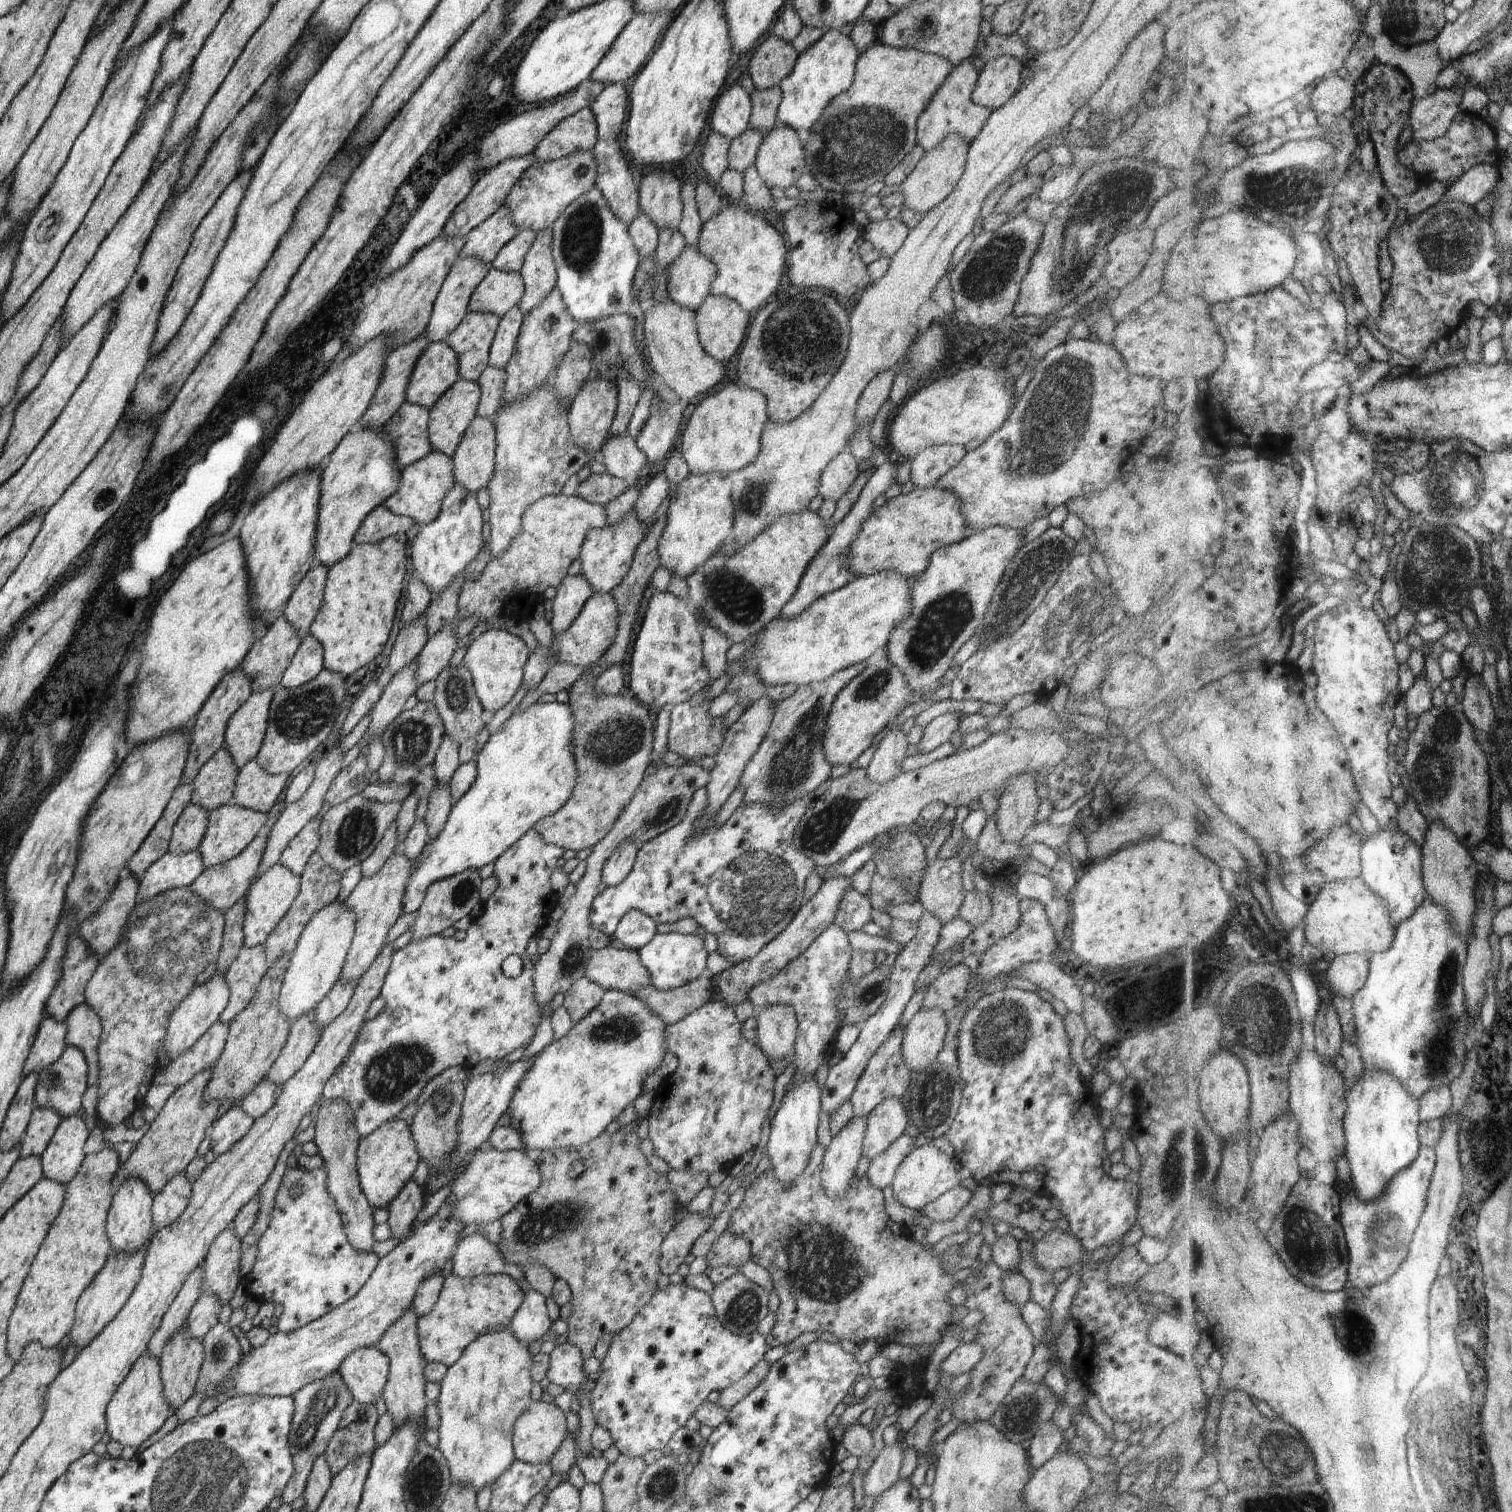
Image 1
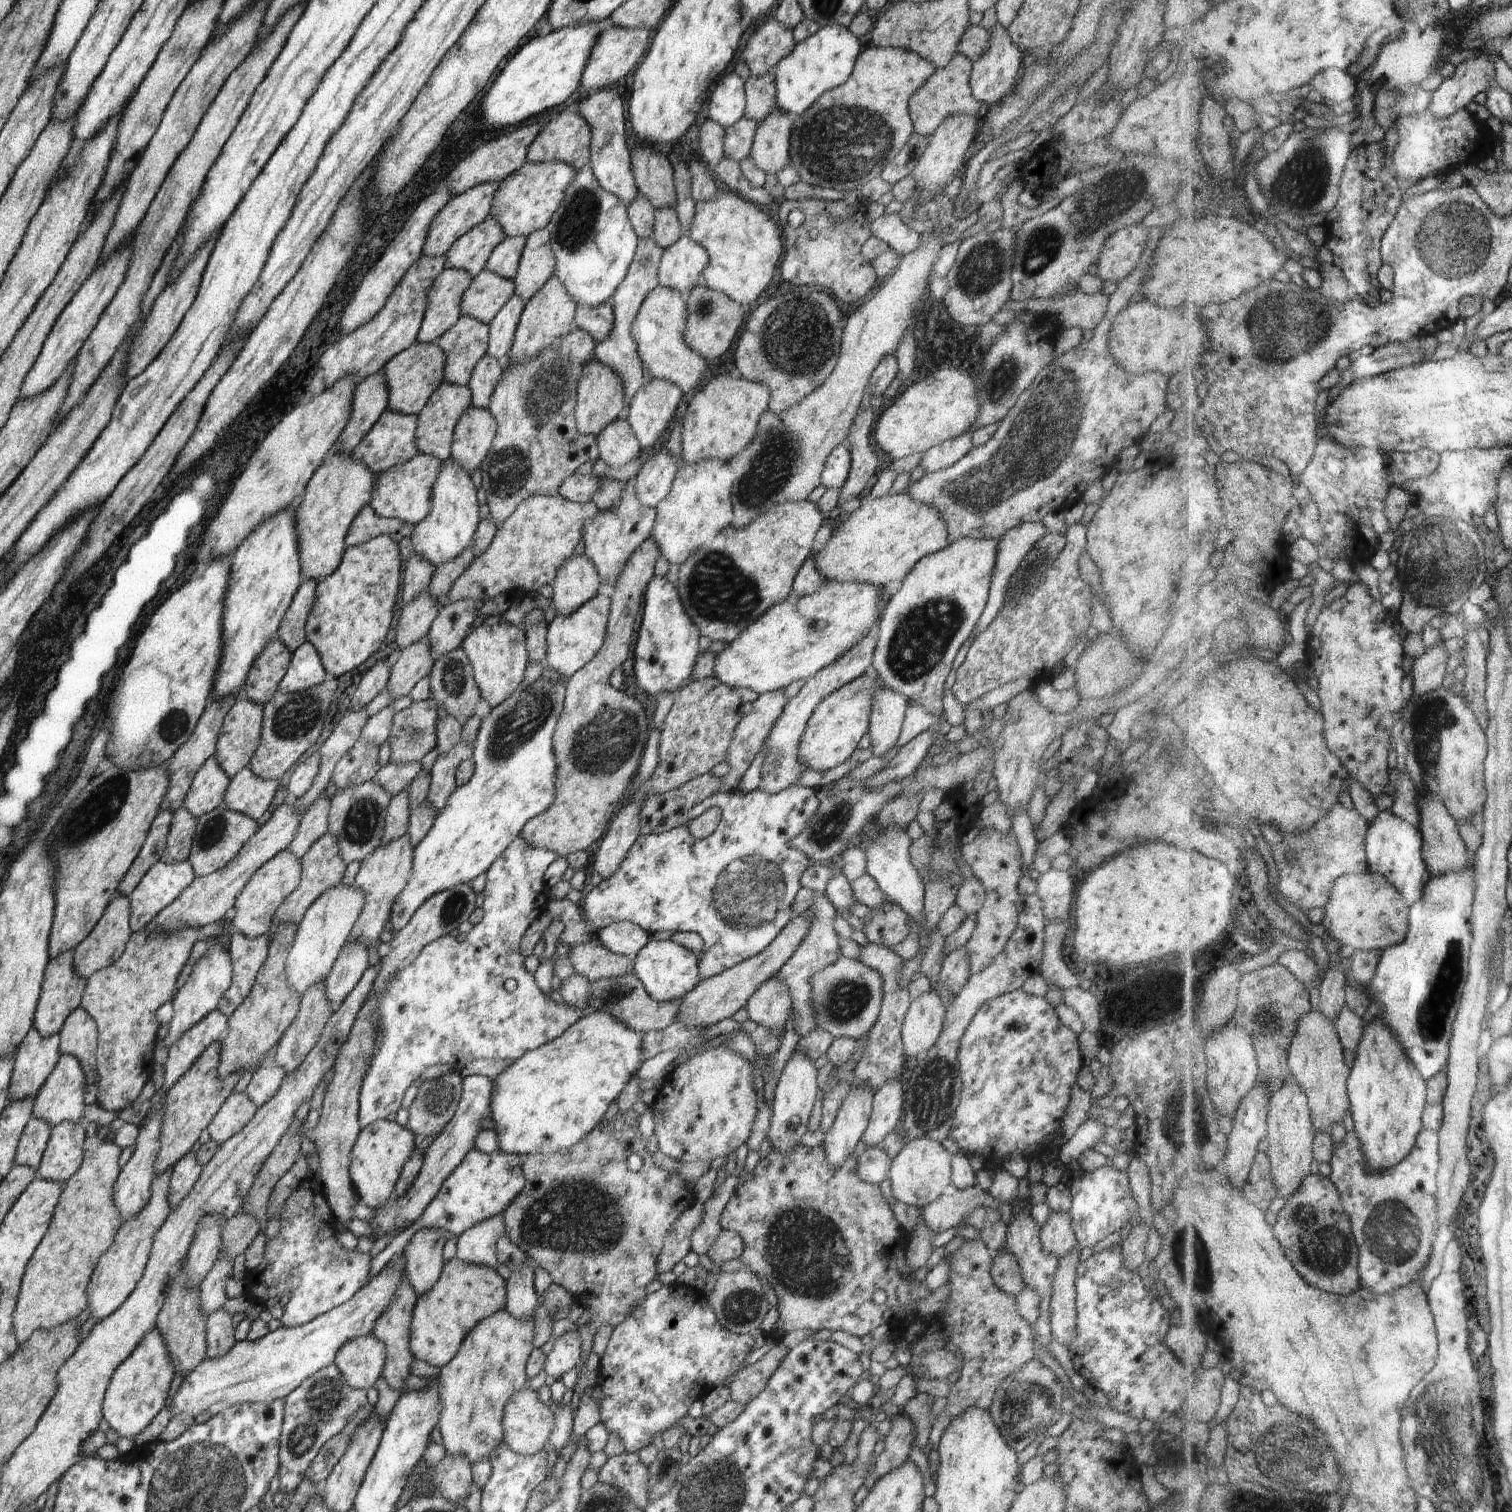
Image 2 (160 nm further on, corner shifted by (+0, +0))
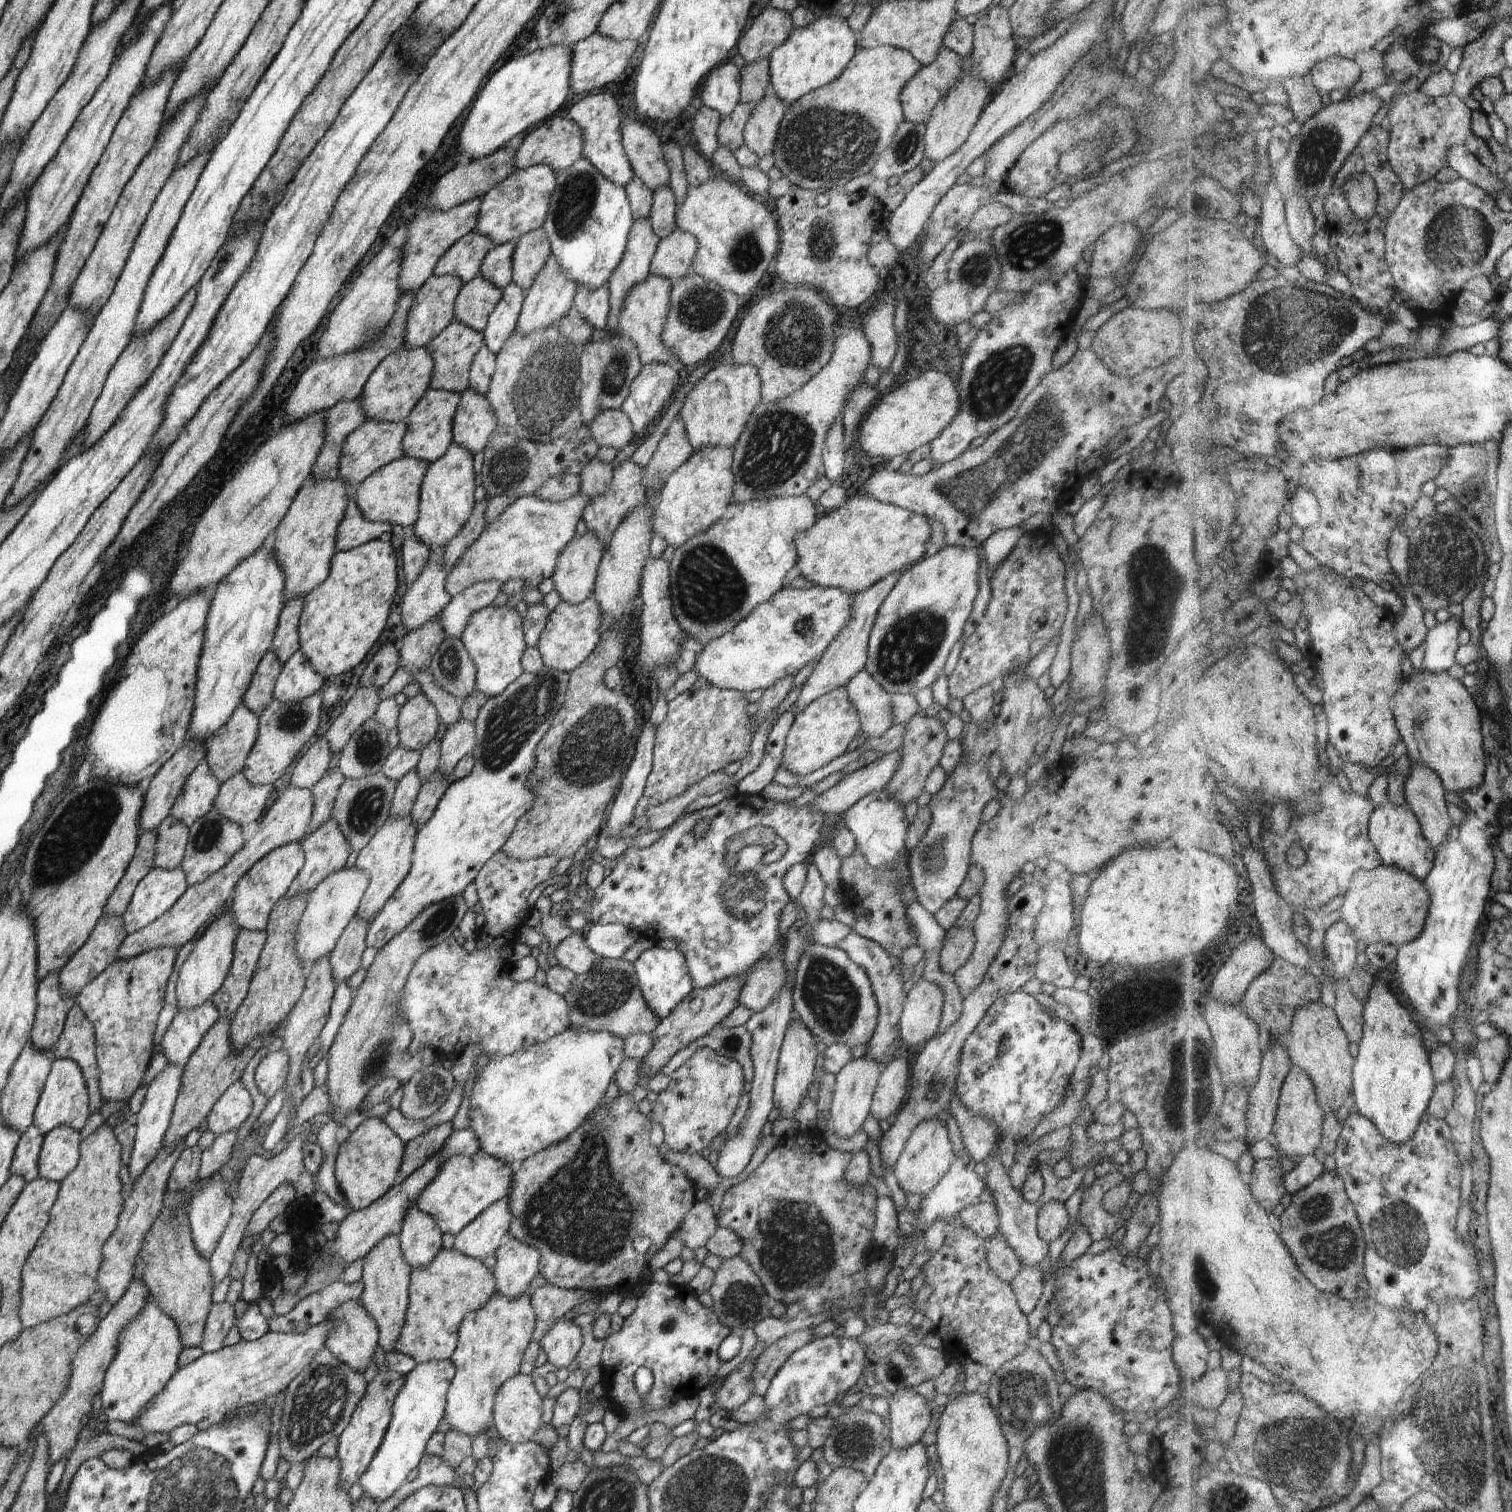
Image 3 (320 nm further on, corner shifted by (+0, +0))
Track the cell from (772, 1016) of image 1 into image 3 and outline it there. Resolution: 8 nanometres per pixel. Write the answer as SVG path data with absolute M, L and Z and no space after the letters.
M783 956L763 957L751 966L740 989L740 1005L747 1006L754 1013L764 1010L786 983L787 972Z

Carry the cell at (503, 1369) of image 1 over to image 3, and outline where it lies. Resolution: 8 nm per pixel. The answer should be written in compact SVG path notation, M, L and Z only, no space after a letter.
M530 1291L513 1299L494 1292L484 1306L465 1314L458 1329L456 1348L449 1358L455 1366L445 1408L450 1429L472 1438L492 1426L495 1394L500 1385L521 1372L521 1362L532 1340L534 1325Z

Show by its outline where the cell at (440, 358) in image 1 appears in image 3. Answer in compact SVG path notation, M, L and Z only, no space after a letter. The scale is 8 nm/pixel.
M402 347L386 355L368 377L360 396L361 410L366 421L402 422L428 390L432 369L433 359L425 347L418 349Z

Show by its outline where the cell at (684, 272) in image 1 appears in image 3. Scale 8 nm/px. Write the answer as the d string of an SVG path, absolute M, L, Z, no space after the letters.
M674 229L668 236L659 239L650 263L650 273L671 281L688 275L697 248L694 236Z

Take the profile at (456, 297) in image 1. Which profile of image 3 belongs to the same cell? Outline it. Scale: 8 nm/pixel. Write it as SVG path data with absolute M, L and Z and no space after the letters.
M432 275L413 296L405 322L404 347L418 349L425 347L454 320L454 303L464 283L454 275Z

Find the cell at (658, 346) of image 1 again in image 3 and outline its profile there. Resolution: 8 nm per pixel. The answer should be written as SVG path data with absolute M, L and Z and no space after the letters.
M650 273L644 281L634 285L629 293L626 293L619 314L619 328L637 346L642 365L648 363L669 364L678 374L682 374L682 377L690 367L682 364L680 359L675 357L672 351L666 348L666 345L661 341L661 332L667 319L670 304L671 284L670 279Z

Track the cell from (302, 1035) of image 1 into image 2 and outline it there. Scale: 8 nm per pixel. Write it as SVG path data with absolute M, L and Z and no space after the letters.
M322 983L306 990L306 994L302 994L296 1019L284 1032L284 1036L278 1044L276 1056L270 1061L271 1065L280 1066L285 1073L296 1071L300 1067L310 1050L319 1042L321 1034L334 1012L335 1008L331 1007L326 1000L324 988L325 984Z

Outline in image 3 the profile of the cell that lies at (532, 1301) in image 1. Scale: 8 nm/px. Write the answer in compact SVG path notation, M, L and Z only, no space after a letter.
M507 1237L494 1254L496 1265L492 1269L497 1290L508 1298L516 1298L522 1293L530 1290L530 1281L539 1273L539 1252L533 1247L516 1240L514 1237Z

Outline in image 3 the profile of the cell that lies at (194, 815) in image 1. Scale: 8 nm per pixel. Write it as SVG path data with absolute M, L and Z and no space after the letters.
M168 815L156 829L157 846L153 858L154 869L169 871L181 866L189 837L189 828Z

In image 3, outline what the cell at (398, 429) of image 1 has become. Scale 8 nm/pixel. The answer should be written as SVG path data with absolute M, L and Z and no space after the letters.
M366 421L362 423L362 426L359 426L346 436L341 446L338 465L340 478L354 489L380 467L404 457L402 439L404 438L406 427L404 421L399 423Z

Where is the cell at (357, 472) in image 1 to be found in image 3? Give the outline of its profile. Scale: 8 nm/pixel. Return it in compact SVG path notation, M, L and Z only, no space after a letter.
M342 478L311 480L296 493L286 516L276 528L273 547L274 558L285 574L285 604L294 597L306 596L328 578L331 558L337 552L338 525L350 495L353 495L353 488Z

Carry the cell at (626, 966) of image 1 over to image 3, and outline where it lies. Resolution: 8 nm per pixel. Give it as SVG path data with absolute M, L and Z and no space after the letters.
M582 932L567 936L554 949L558 964L571 970L575 975L586 974L590 967L601 960L585 942Z

